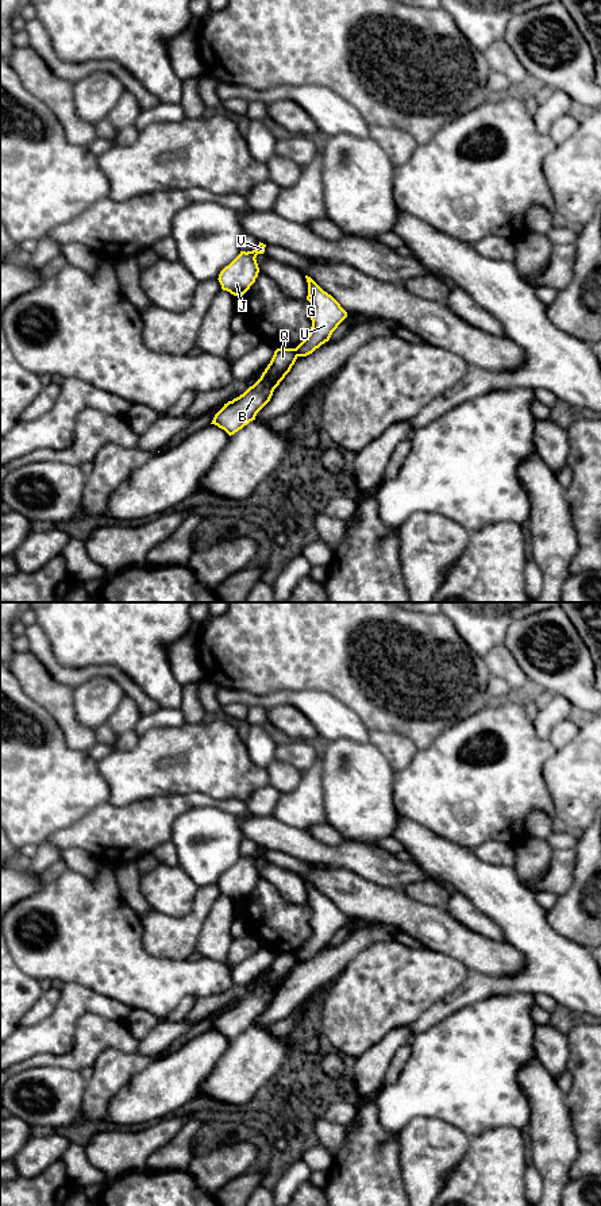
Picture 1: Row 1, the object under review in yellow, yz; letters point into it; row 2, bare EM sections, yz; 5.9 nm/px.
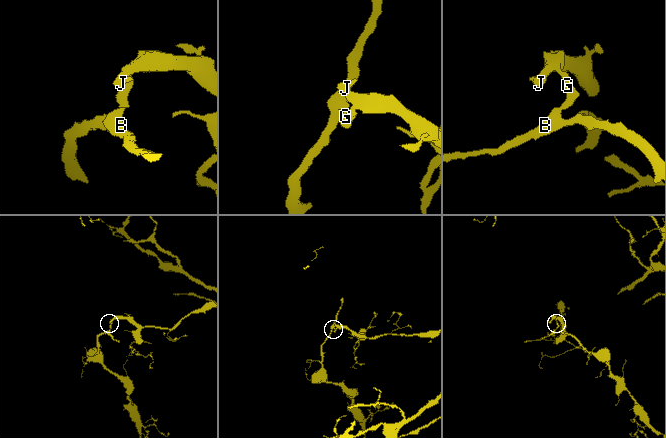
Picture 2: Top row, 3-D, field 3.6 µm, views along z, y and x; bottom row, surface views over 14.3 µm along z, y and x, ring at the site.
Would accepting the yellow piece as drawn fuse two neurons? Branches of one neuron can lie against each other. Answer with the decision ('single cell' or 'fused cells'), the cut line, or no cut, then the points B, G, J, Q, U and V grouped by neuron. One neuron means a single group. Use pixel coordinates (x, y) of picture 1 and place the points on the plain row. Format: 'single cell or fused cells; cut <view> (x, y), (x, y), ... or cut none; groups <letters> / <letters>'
fused cells; cut yz (293, 954), (297, 960); groups B Q / G J U V

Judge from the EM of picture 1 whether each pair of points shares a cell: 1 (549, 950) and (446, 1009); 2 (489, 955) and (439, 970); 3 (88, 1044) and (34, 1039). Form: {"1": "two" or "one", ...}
{"1": "one", "2": "two", "3": "two"}

